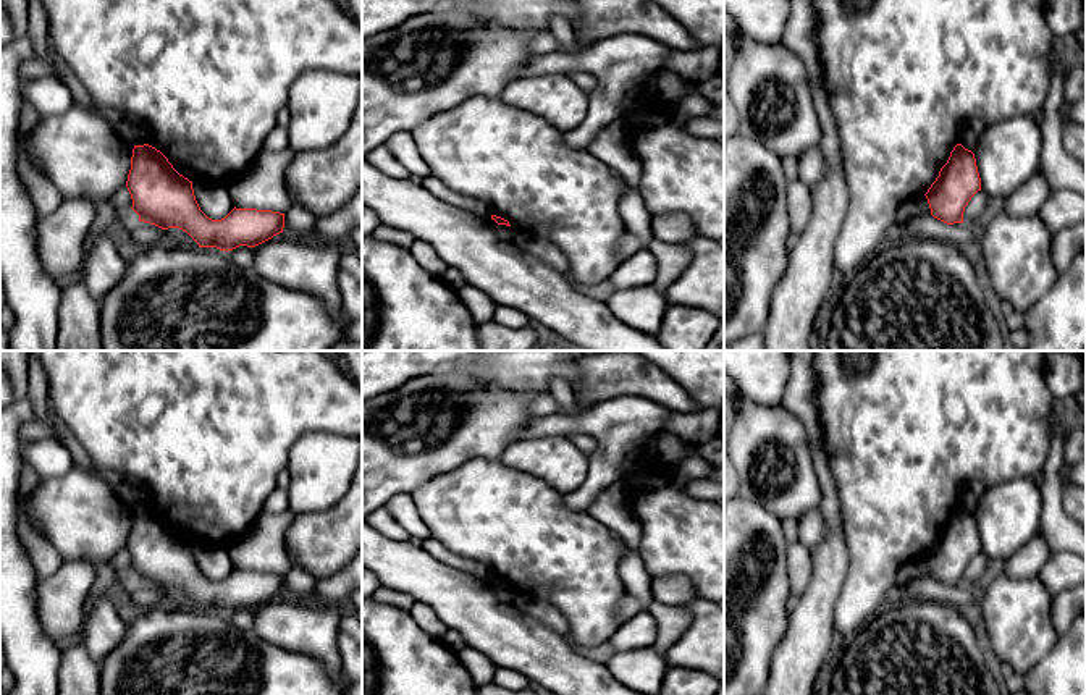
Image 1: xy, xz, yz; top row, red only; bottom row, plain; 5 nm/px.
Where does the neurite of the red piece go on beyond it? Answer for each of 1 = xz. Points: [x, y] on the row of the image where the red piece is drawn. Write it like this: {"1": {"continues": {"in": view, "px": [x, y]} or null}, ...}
{"1": {"continues": null}}

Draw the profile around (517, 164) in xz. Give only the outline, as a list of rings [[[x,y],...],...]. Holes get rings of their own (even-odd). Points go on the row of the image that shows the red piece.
[[[474,95],[425,118],[410,134],[433,178],[486,204],[519,233],[556,244],[567,255],[572,283],[598,284],[621,263],[616,247],[629,234],[619,212],[624,179],[585,149],[567,147],[564,133],[546,120],[499,97]]]

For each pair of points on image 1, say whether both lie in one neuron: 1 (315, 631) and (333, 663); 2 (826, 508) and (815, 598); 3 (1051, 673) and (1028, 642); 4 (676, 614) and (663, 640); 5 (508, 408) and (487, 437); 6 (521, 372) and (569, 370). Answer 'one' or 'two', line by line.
1: one
2: one
3: two
4: one
5: one
6: one

